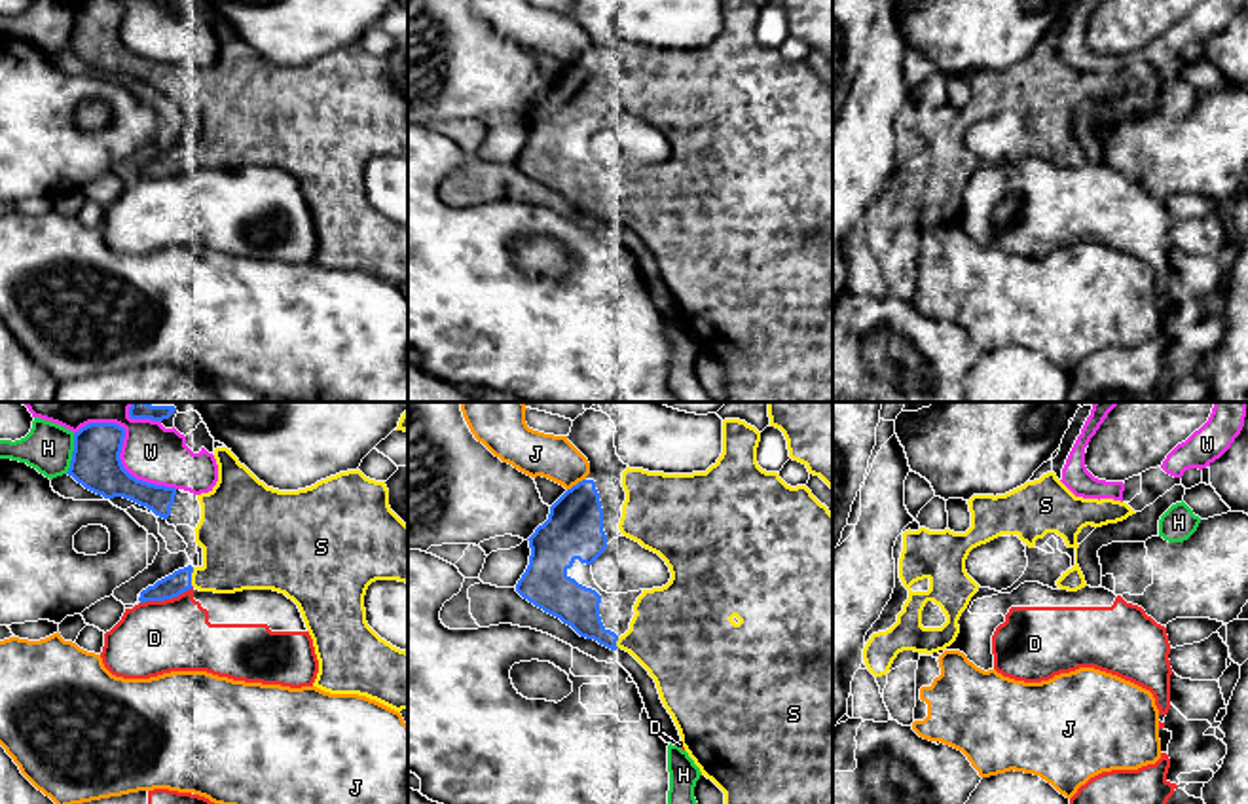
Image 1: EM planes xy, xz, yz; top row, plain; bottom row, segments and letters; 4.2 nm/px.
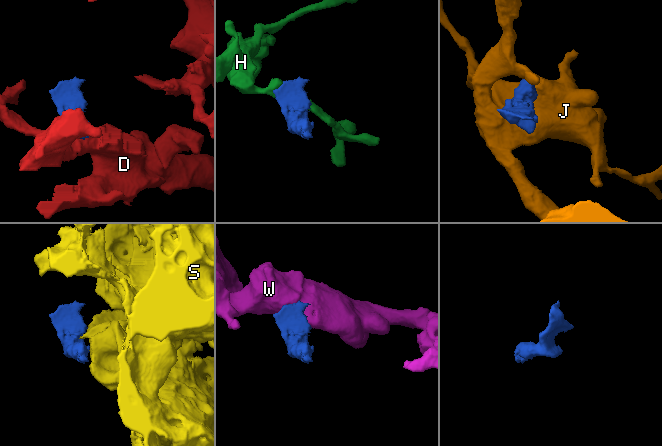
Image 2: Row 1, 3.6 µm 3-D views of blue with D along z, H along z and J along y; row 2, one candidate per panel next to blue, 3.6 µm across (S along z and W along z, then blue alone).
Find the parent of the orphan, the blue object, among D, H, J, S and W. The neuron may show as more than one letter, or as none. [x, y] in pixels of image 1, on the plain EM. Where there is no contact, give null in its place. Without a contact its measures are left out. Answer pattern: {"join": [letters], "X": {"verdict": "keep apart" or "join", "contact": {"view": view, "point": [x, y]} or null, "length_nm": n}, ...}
{"join": ["S"], "D": {"verdict": "keep apart", "contact": {"view": "xy", "point": [165, 173]}, "length_nm": 240}, "H": {"verdict": "keep apart", "contact": {"view": "xy", "point": [73, 29]}, "length_nm": 180}, "J": {"verdict": "keep apart", "contact": {"view": "xz", "point": [577, 59]}, "length_nm": 90}, "S": {"verdict": "join", "contact": {"view": "xy", "point": [190, 152]}, "length_nm": 90}, "W": {"verdict": "keep apart", "contact": {"view": "xy", "point": [126, 46]}, "length_nm": 380}}

